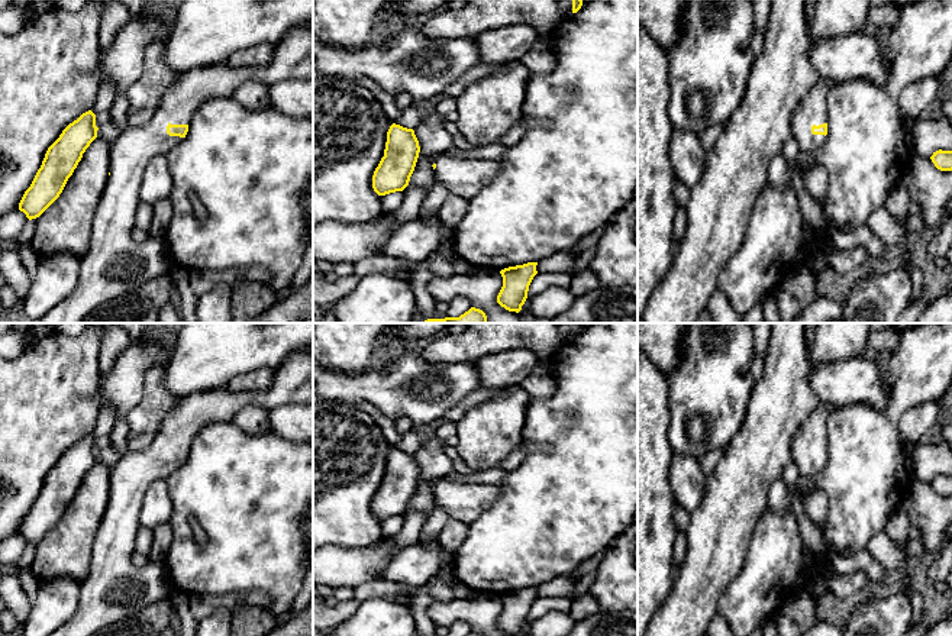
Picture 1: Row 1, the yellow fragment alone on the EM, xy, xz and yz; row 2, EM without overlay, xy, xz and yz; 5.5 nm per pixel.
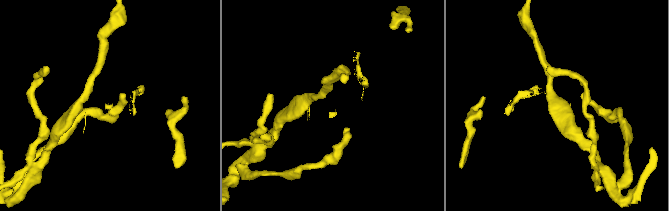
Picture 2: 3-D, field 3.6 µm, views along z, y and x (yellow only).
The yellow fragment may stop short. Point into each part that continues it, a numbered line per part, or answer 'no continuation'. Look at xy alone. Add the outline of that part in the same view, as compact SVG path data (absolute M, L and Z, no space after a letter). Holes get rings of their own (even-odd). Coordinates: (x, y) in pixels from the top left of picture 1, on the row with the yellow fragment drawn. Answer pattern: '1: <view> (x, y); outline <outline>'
1: xy (113, 265); outline M309 23L290 29L275 43L272 61L267 65L233 68L222 62L180 72L162 96L154 117L143 126L129 126L110 142L110 175L93 220L88 251L81 258L77 287L48 314L33 323L84 323L99 304L136 291L148 281L170 272L174 264L162 240L136 243L132 239L146 165L154 156L165 155L183 141L180 136L170 136L167 126L170 123L188 125L199 107L213 99L232 97L235 90L246 81L261 81L271 87L285 80L313 80L313 29Z

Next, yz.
1: yz (813, 110); outline M820 77L814 88L806 96L798 106L793 119L793 138L798 149L804 152L817 151L826 141L824 135L813 135L811 126L827 122L827 94L832 83Z

